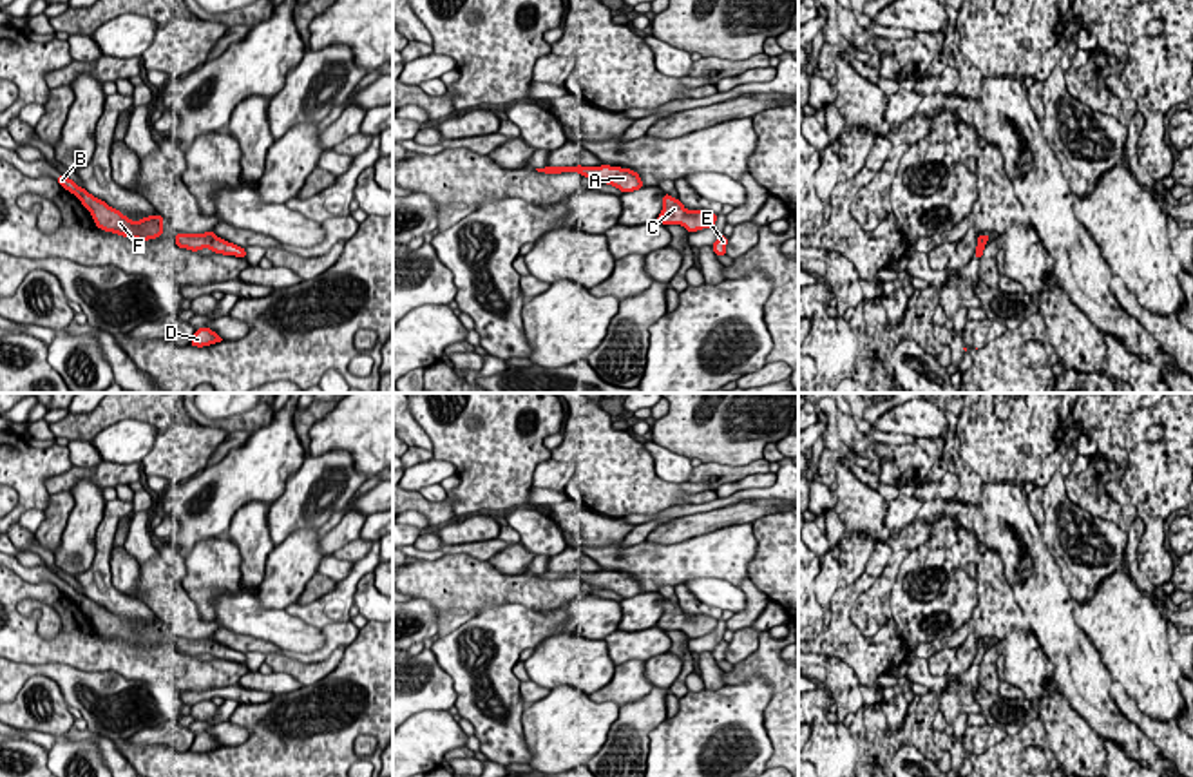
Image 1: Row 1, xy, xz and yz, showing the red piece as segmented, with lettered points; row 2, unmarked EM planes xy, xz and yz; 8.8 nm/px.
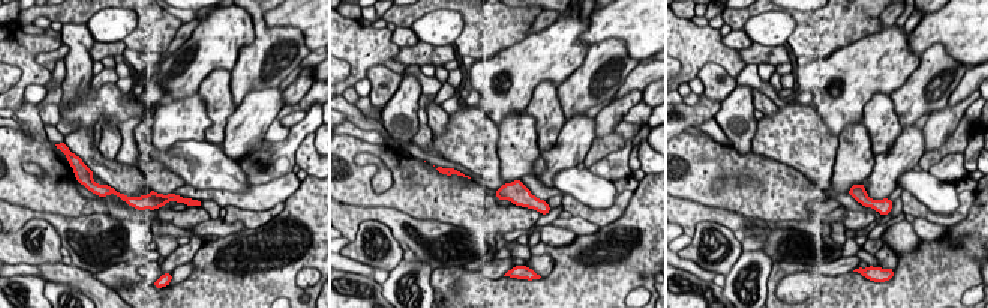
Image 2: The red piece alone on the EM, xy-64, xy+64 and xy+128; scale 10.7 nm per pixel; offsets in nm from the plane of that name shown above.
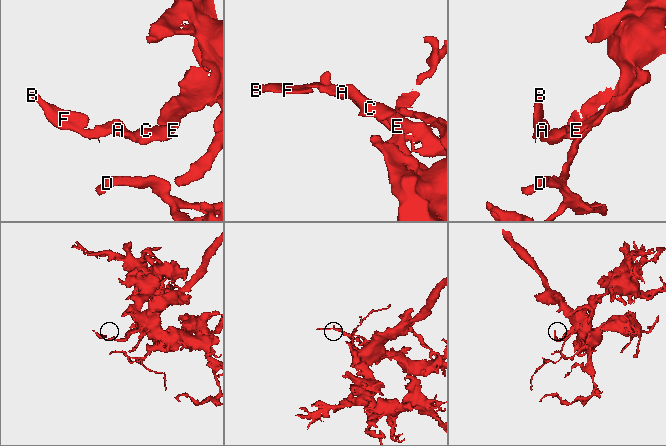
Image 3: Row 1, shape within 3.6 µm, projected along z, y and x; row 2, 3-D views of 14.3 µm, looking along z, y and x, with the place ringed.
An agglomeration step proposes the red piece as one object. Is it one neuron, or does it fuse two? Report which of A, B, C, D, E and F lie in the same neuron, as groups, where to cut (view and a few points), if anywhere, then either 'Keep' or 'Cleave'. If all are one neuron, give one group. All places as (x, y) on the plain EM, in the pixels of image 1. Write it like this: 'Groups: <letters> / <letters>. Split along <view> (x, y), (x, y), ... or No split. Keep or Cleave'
Groups: A B C D E F. No split. Keep

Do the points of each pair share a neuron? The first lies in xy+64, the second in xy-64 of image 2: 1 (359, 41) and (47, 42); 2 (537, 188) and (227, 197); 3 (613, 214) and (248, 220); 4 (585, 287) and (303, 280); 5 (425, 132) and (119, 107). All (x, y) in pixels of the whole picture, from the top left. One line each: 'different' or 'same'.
1: same
2: same
3: same
4: different
5: different

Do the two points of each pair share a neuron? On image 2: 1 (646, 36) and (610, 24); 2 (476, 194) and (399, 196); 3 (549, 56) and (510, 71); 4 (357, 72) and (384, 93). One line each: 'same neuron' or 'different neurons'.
1: same neuron
2: same neuron
3: same neuron
4: different neurons

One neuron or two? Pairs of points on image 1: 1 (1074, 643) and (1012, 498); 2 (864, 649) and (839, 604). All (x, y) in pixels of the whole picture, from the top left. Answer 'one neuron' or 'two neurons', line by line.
1: one neuron
2: one neuron

